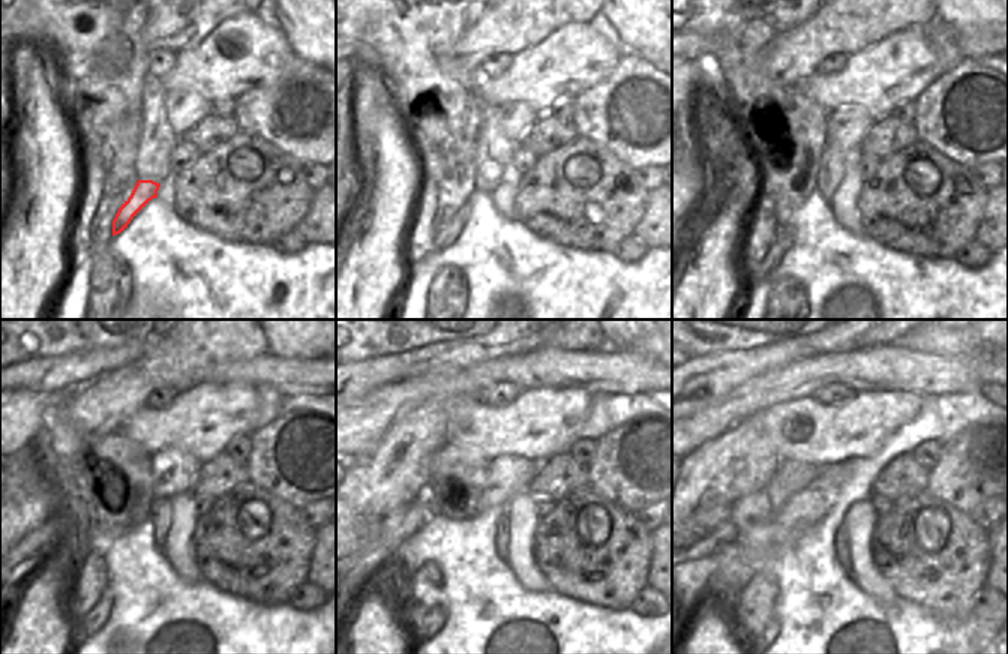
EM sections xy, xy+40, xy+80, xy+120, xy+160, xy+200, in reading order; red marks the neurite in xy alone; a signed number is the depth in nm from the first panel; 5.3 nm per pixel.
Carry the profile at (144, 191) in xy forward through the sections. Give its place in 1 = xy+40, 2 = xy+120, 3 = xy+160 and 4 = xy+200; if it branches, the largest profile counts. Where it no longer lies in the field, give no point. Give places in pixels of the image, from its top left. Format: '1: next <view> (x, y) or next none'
1: next xy+40 (447, 236)
2: next xy+120 (95, 621)
3: next xy+160 (434, 623)
4: next xy+200 (773, 624)

